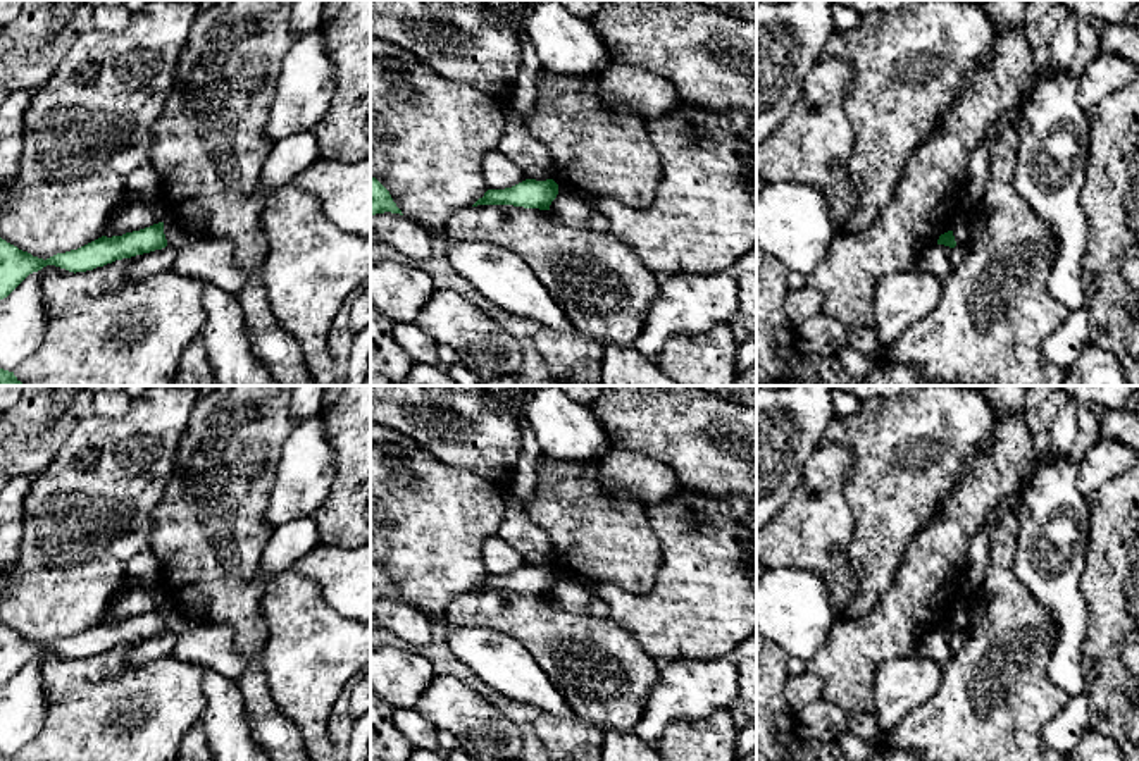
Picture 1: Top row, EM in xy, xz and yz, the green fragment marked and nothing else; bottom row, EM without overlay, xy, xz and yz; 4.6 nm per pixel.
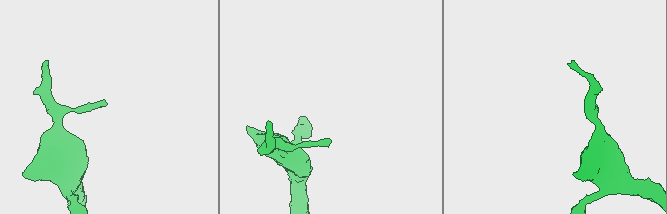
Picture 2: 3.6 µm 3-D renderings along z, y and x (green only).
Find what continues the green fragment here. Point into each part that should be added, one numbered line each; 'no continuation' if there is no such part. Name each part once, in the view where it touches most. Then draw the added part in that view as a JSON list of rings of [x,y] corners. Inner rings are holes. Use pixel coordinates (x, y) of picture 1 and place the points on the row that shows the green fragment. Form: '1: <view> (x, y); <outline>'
no continuation

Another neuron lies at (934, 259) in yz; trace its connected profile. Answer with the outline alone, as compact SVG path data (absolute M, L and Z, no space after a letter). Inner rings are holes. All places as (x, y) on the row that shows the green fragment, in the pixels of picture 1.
M936 243L924 250L922 257L918 258L918 269L930 272L944 281L953 272L949 253L949 246Z

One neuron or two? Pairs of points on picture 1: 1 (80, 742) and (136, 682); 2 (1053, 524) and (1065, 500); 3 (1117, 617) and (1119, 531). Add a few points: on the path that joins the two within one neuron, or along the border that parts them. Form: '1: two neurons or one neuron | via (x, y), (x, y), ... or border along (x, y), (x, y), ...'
1: one neuron | via (95, 727), (121, 698)
2: one neuron | via (1053, 519), (1053, 512), (1060, 505)
3: one neuron | via (1117, 596), (1119, 551)

